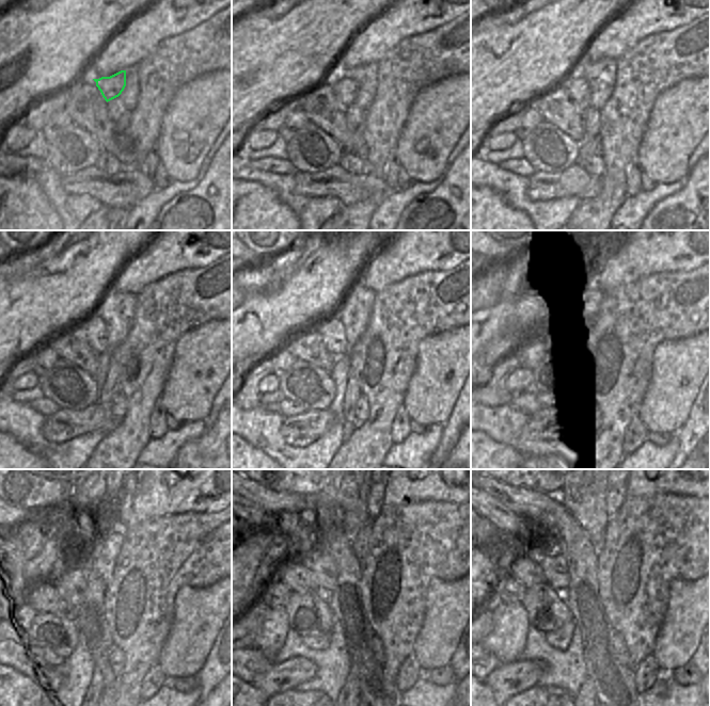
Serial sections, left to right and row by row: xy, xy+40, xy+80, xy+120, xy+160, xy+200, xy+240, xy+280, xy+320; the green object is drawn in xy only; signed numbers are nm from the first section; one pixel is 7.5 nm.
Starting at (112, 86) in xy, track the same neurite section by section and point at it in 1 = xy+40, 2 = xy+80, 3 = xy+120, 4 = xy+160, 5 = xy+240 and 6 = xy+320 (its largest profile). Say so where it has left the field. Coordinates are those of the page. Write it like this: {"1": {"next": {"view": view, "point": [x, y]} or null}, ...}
{"1": {"next": {"view": "xy+40", "point": [345, 89]}}, "2": {"next": {"view": "xy+80", "point": [580, 91]}}, "3": {"next": {"view": "xy+120", "point": [94, 327]}}, "4": {"next": {"view": "xy+160", "point": [333, 334]}}, "5": {"next": {"view": "xy+240", "point": [75, 559]}}, "6": {"next": {"view": "xy+320", "point": [554, 566]}}}

